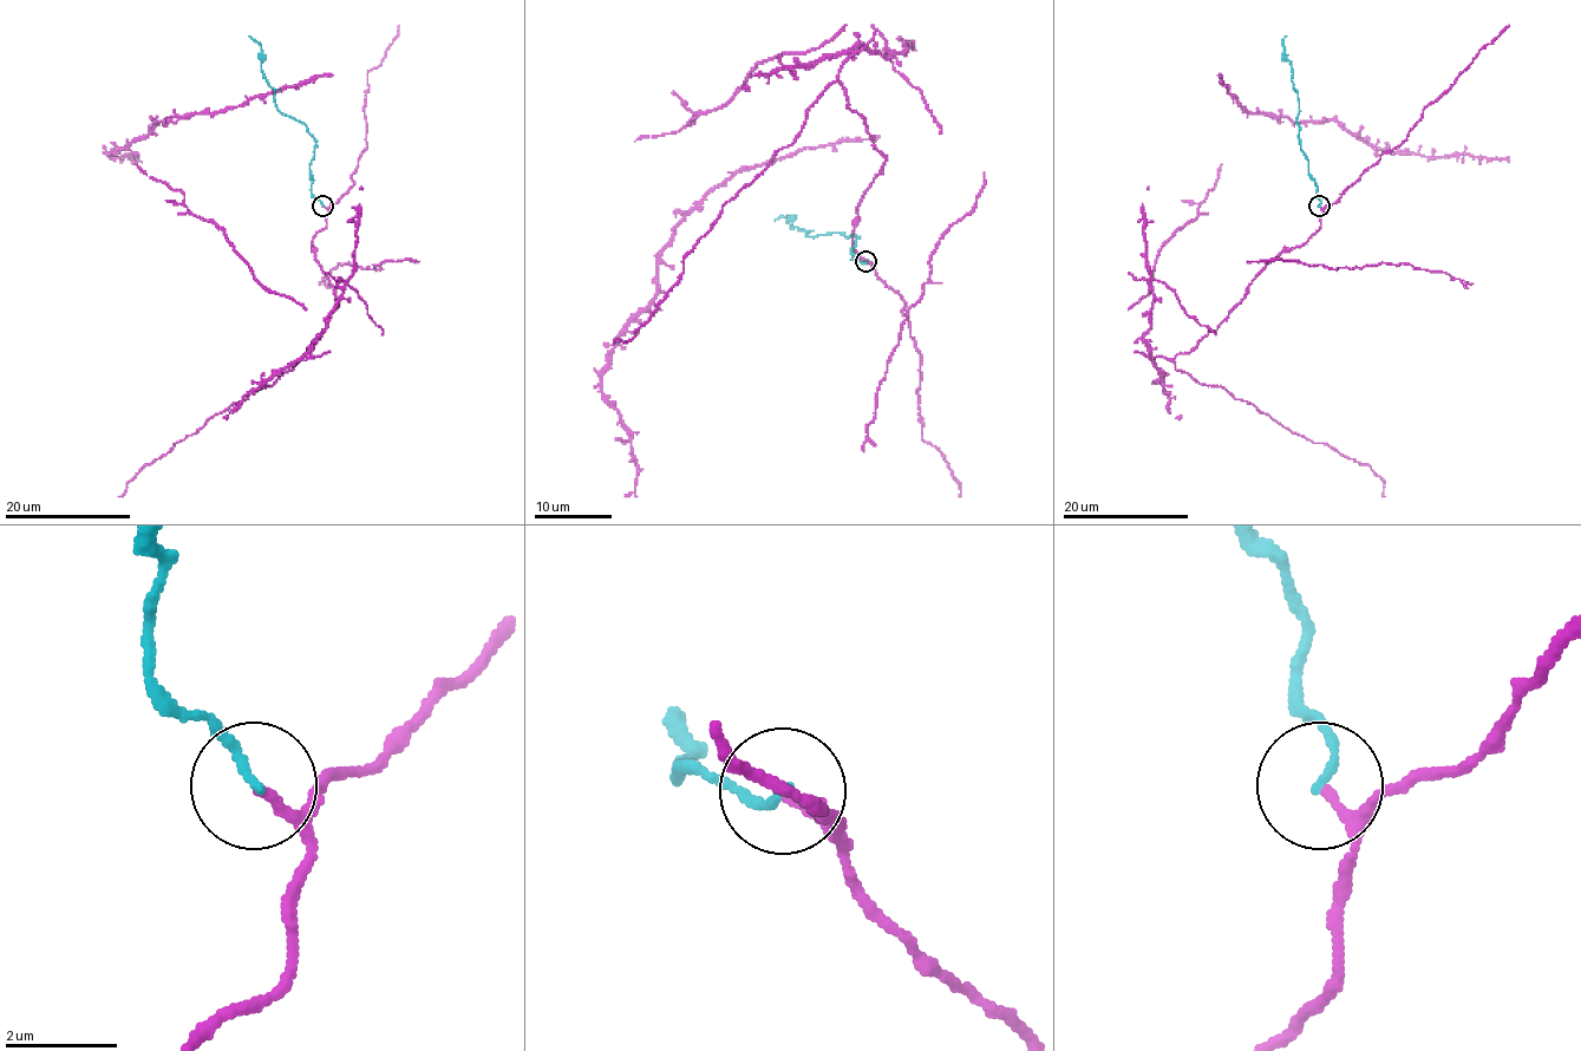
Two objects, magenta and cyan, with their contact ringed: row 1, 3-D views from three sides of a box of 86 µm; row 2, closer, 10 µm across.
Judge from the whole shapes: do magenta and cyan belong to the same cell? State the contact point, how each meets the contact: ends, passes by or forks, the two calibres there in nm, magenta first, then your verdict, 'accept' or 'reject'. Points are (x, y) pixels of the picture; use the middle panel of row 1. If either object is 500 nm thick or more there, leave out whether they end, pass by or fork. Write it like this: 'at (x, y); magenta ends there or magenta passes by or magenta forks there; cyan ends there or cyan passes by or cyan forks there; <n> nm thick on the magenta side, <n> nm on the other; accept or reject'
at (866, 261); magenta ends there; cyan ends there; 160 nm thick on the magenta side, 150 nm on the other; accept

